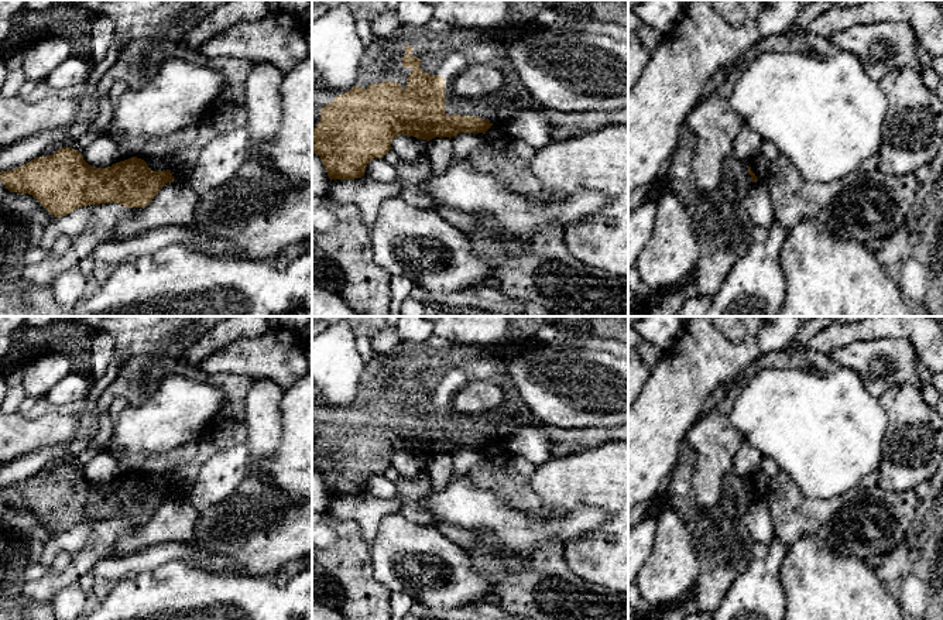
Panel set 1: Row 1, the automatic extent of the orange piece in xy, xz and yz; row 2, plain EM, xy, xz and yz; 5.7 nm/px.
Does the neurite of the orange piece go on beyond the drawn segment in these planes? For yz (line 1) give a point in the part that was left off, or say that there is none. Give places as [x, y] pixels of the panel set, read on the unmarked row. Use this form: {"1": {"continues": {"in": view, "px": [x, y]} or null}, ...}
{"1": {"continues": null}}

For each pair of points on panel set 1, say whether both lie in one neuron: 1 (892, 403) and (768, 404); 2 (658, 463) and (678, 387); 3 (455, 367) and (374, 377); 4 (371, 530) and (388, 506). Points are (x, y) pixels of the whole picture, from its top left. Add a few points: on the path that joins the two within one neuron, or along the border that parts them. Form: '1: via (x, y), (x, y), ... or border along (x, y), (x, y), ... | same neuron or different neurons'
1: border along (878, 398), (887, 411), (885, 435) | different neurons
2: via (658, 445), (658, 420), (668, 406) | same neuron
3: via (435, 370), (424, 377), (394, 377) | same neuron
4: via (371, 524), (383, 510) | same neuron

